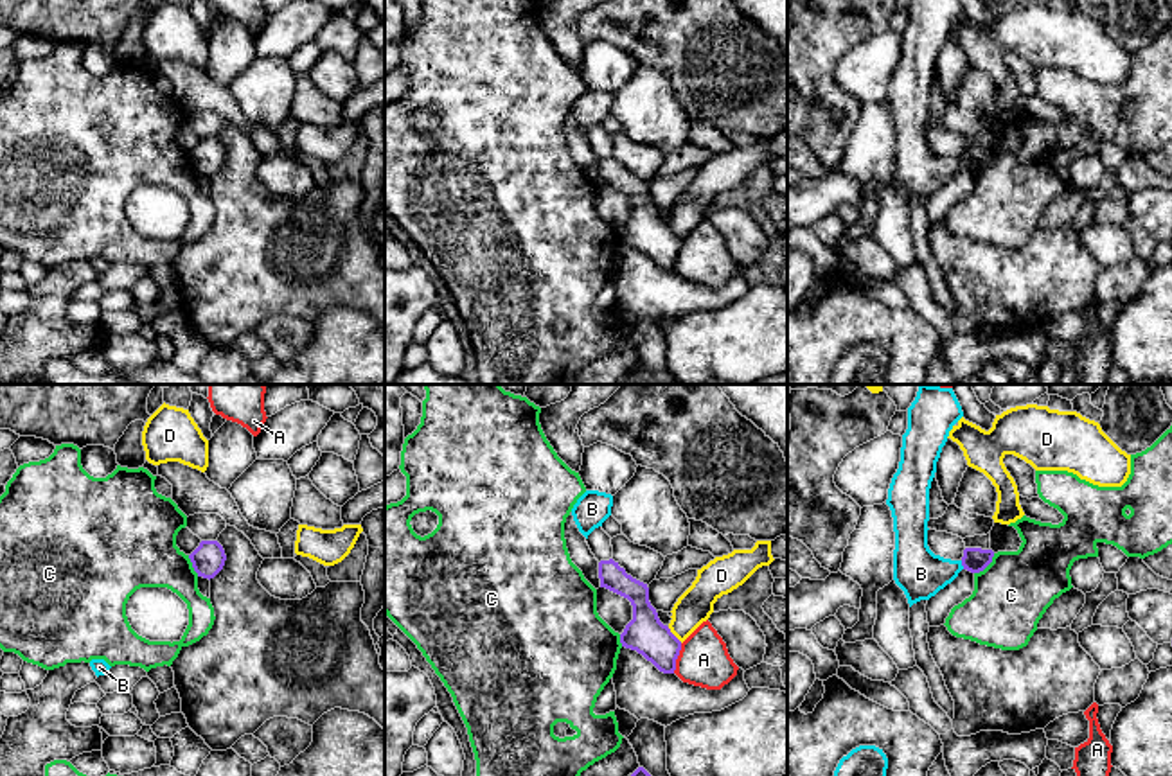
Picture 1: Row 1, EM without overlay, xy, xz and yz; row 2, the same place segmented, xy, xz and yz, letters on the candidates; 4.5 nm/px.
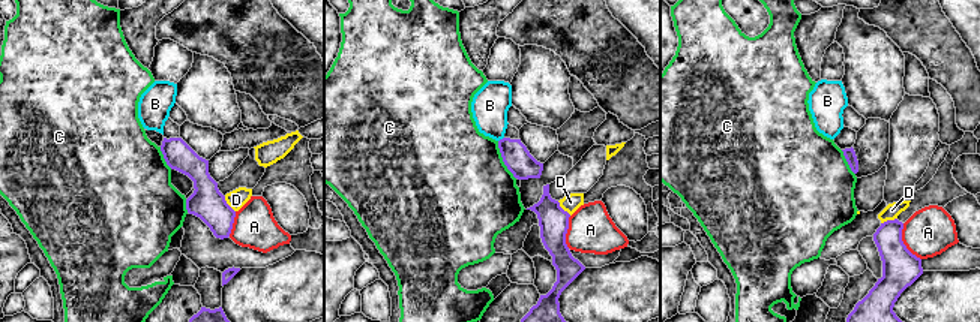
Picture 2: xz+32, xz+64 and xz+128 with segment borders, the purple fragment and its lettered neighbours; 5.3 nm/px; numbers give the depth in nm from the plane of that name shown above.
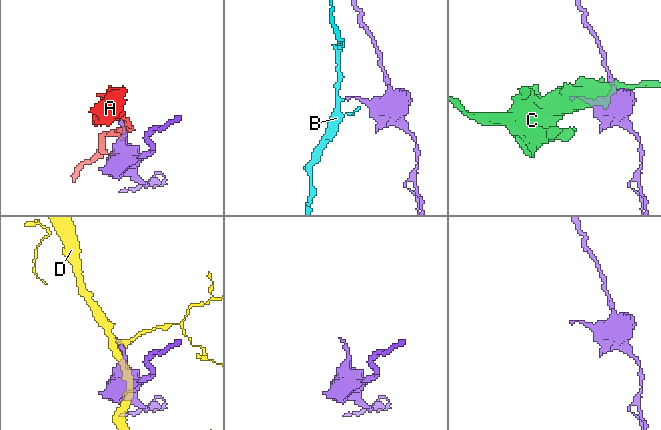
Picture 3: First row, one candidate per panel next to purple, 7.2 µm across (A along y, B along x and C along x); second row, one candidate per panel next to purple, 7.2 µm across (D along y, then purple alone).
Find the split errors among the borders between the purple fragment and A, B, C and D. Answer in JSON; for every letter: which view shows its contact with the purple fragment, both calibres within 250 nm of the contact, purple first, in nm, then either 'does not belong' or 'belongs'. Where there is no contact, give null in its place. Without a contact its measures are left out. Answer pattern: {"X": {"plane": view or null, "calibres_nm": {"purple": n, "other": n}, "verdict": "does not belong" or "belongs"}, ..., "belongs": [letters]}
{"A": {"plane": "xz", "calibres_nm": {"purple": 170, "other": 220}, "verdict": "does not belong"}, "B": {"plane": "yz", "calibres_nm": {"purple": 110, "other": 220}, "verdict": "does not belong"}, "C": {"plane": "yz", "calibres_nm": {"purple": 110, "other": 340}, "verdict": "does not belong"}, "D": {"plane": "xz", "calibres_nm": {"purple": 170, "other": 160}, "verdict": "does not belong"}, "belongs": []}

